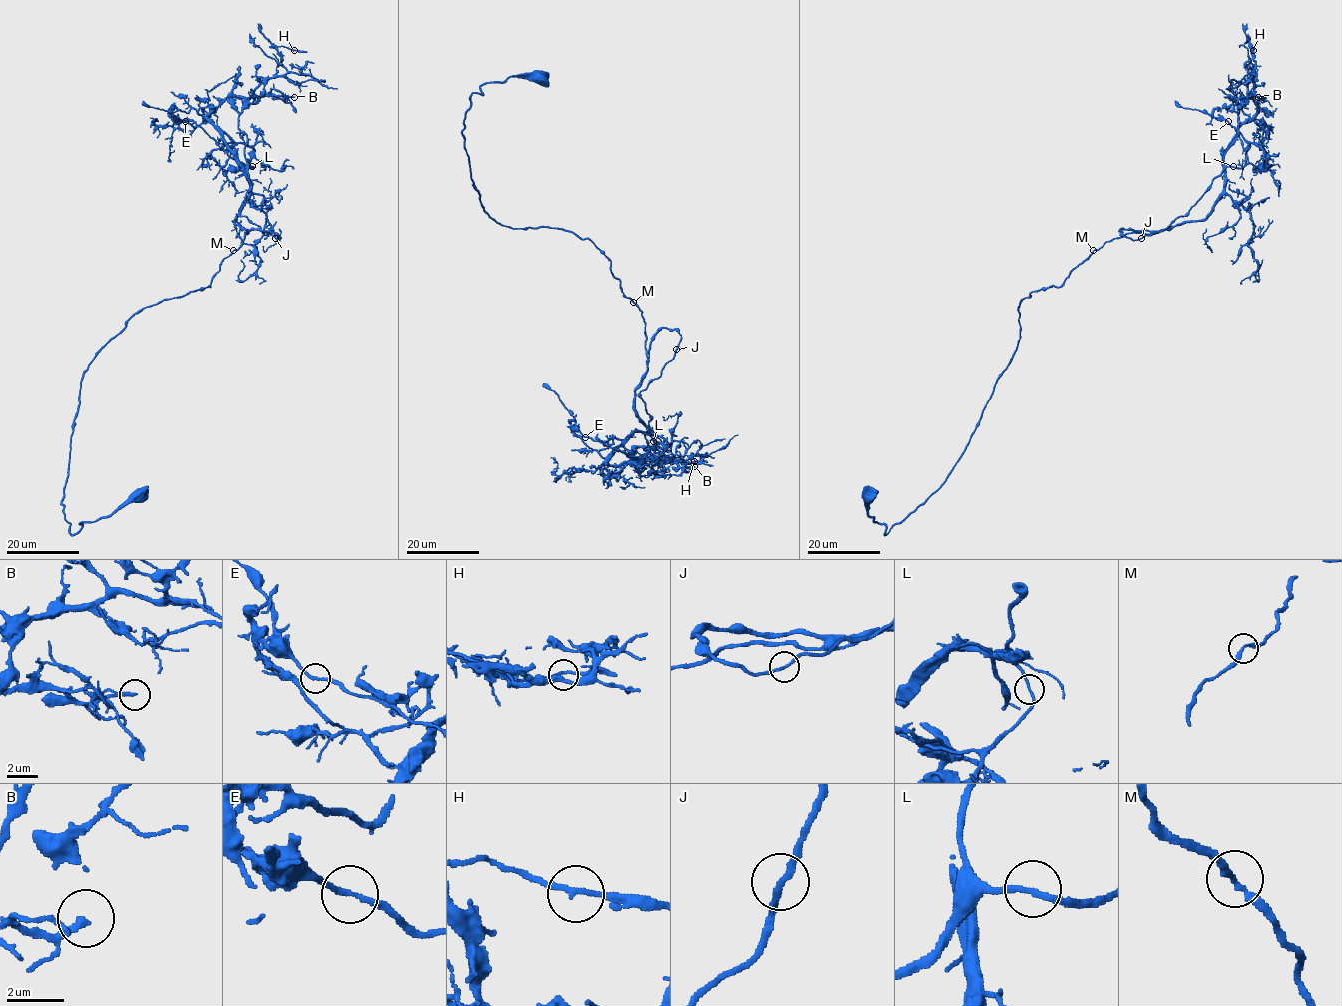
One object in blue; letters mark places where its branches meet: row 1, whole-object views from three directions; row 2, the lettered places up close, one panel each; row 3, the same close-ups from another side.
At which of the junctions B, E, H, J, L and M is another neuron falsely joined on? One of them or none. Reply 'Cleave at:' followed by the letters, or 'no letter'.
Cleave at: no letter

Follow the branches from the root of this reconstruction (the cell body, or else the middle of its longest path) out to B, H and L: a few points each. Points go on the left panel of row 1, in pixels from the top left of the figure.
B: (140, 493), (70, 532), (82, 374), (136, 313), (210, 286), (246, 233), (238, 114), (252, 97), (294, 97)
H: (140, 493), (70, 532), (82, 374), (241, 245), (238, 114), (294, 50)
L: (140, 493), (70, 532), (61, 499), (82, 374), (136, 313), (210, 286), (246, 233), (234, 219), (253, 166)

